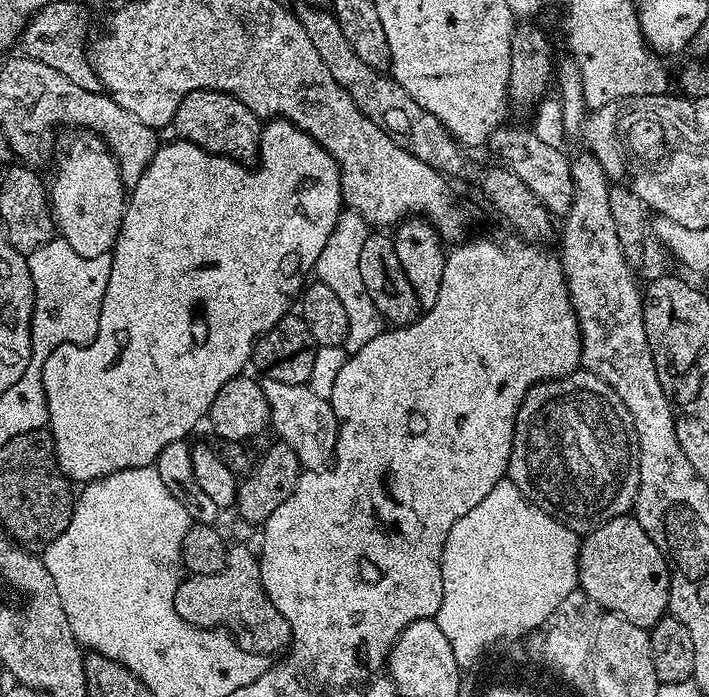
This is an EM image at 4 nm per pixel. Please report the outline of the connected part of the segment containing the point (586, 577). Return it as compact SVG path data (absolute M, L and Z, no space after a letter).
M616 516L610 522L605 522L596 525L595 529L587 533L586 539L588 541L581 543L578 548L578 588L579 591L586 593L590 598L594 598L594 602L598 602L601 609L605 613L615 614L618 616L624 616L630 622L634 622L634 626L643 628L645 630L651 630L668 612L668 595L670 594L670 577L668 574L667 563L662 562L662 557L657 548L652 547L652 540L644 531L642 526L635 522L630 522L628 516Z

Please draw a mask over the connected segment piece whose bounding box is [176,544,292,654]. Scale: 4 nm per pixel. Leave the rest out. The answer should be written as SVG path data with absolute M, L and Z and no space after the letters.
M244 544L237 548L229 547L226 562L222 570L218 570L218 574L181 579L176 591L176 609L187 624L202 628L219 626L227 630L232 639L247 652L283 653L292 643L292 631L286 618L278 614L278 606L270 602L262 586L257 553L253 549L251 552Z

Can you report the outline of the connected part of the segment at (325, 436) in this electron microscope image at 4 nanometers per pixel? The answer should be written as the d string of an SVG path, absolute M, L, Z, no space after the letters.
M265 379L263 381L266 402L272 407L270 421L271 431L276 431L279 439L290 450L294 450L296 457L300 459L300 467L304 470L319 470L327 468L336 451L336 430L338 421L331 403L325 397L314 394L314 390L307 384L283 384L277 380Z

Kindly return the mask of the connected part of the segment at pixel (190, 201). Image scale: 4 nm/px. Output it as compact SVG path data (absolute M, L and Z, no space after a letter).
M272 118L261 127L259 163L255 166L245 166L243 163L229 160L227 156L215 156L212 152L194 146L189 140L176 138L173 141L173 144L161 143L157 147L154 158L146 166L142 178L138 178L138 182L131 185L120 232L110 253L112 269L110 282L106 282L106 294L102 298L98 334L89 344L58 346L44 363L42 382L48 403L48 424L56 443L56 460L64 475L72 482L91 482L127 468L155 465L158 454L162 454L162 450L166 450L170 442L185 439L189 435L187 432L200 419L203 421L207 417L218 390L222 390L222 386L226 386L230 378L245 371L257 340L285 316L291 309L288 308L291 304L293 307L302 288L300 272L311 273L315 269L318 254L322 252L322 246L326 246L342 214L340 171L336 160L308 132L294 126L289 120Z

